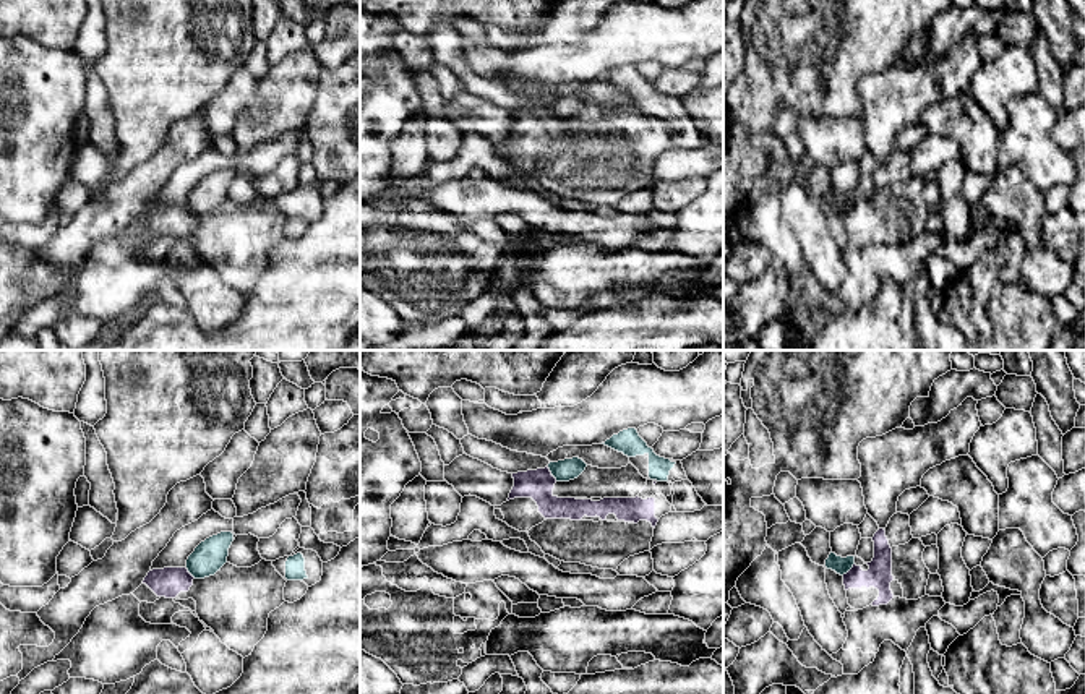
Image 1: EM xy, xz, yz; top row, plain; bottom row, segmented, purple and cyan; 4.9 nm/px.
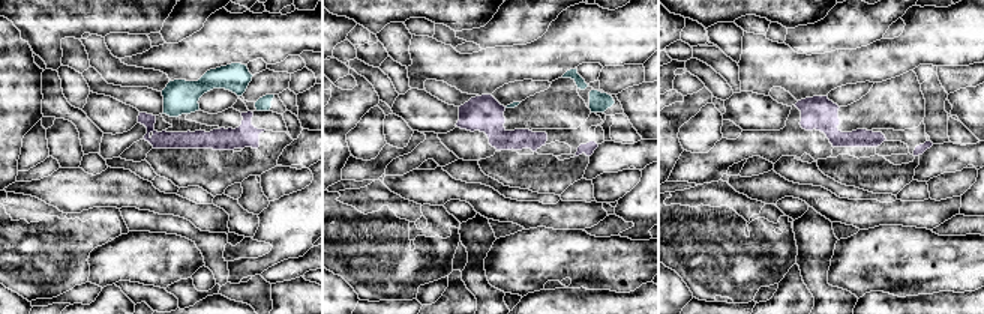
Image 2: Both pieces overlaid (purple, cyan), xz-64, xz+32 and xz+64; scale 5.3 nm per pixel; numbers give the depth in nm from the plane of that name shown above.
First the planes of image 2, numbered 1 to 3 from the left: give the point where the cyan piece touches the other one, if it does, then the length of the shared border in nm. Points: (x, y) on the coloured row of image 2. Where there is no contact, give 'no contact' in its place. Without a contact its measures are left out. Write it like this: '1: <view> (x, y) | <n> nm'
1: no contact
2: no contact
3: no contact

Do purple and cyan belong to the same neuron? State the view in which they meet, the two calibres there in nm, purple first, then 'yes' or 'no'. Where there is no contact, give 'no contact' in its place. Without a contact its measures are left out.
xz | 150/110 nm | no

